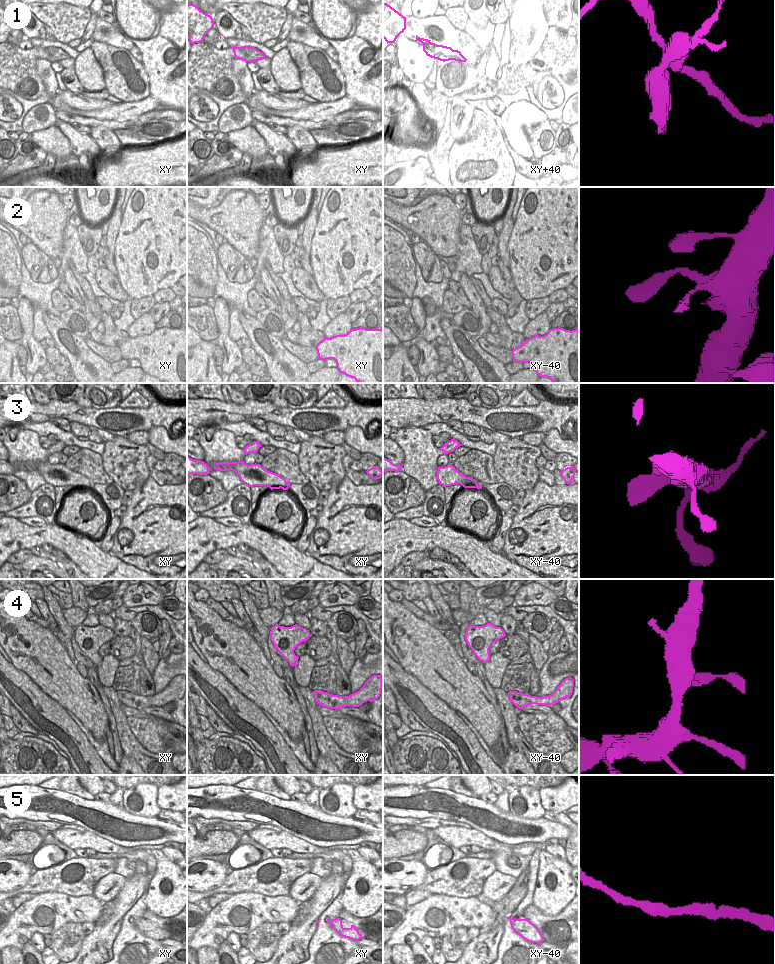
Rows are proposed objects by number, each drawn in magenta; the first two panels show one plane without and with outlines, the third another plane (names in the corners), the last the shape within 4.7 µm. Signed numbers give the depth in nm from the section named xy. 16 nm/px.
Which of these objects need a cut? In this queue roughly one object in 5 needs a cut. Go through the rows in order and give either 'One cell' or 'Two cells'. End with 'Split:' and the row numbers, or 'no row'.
1: Two cells
2: One cell
3: One cell
4: One cell
5: One cell
Split: 1.

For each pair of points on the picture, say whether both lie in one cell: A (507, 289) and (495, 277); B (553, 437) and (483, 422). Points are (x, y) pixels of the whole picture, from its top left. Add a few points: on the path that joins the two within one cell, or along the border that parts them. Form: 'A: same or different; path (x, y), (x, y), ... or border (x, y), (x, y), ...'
A: same; path (504, 286), (498, 280)
B: different; border (545, 432), (555, 428), (563, 439), (568, 439)

